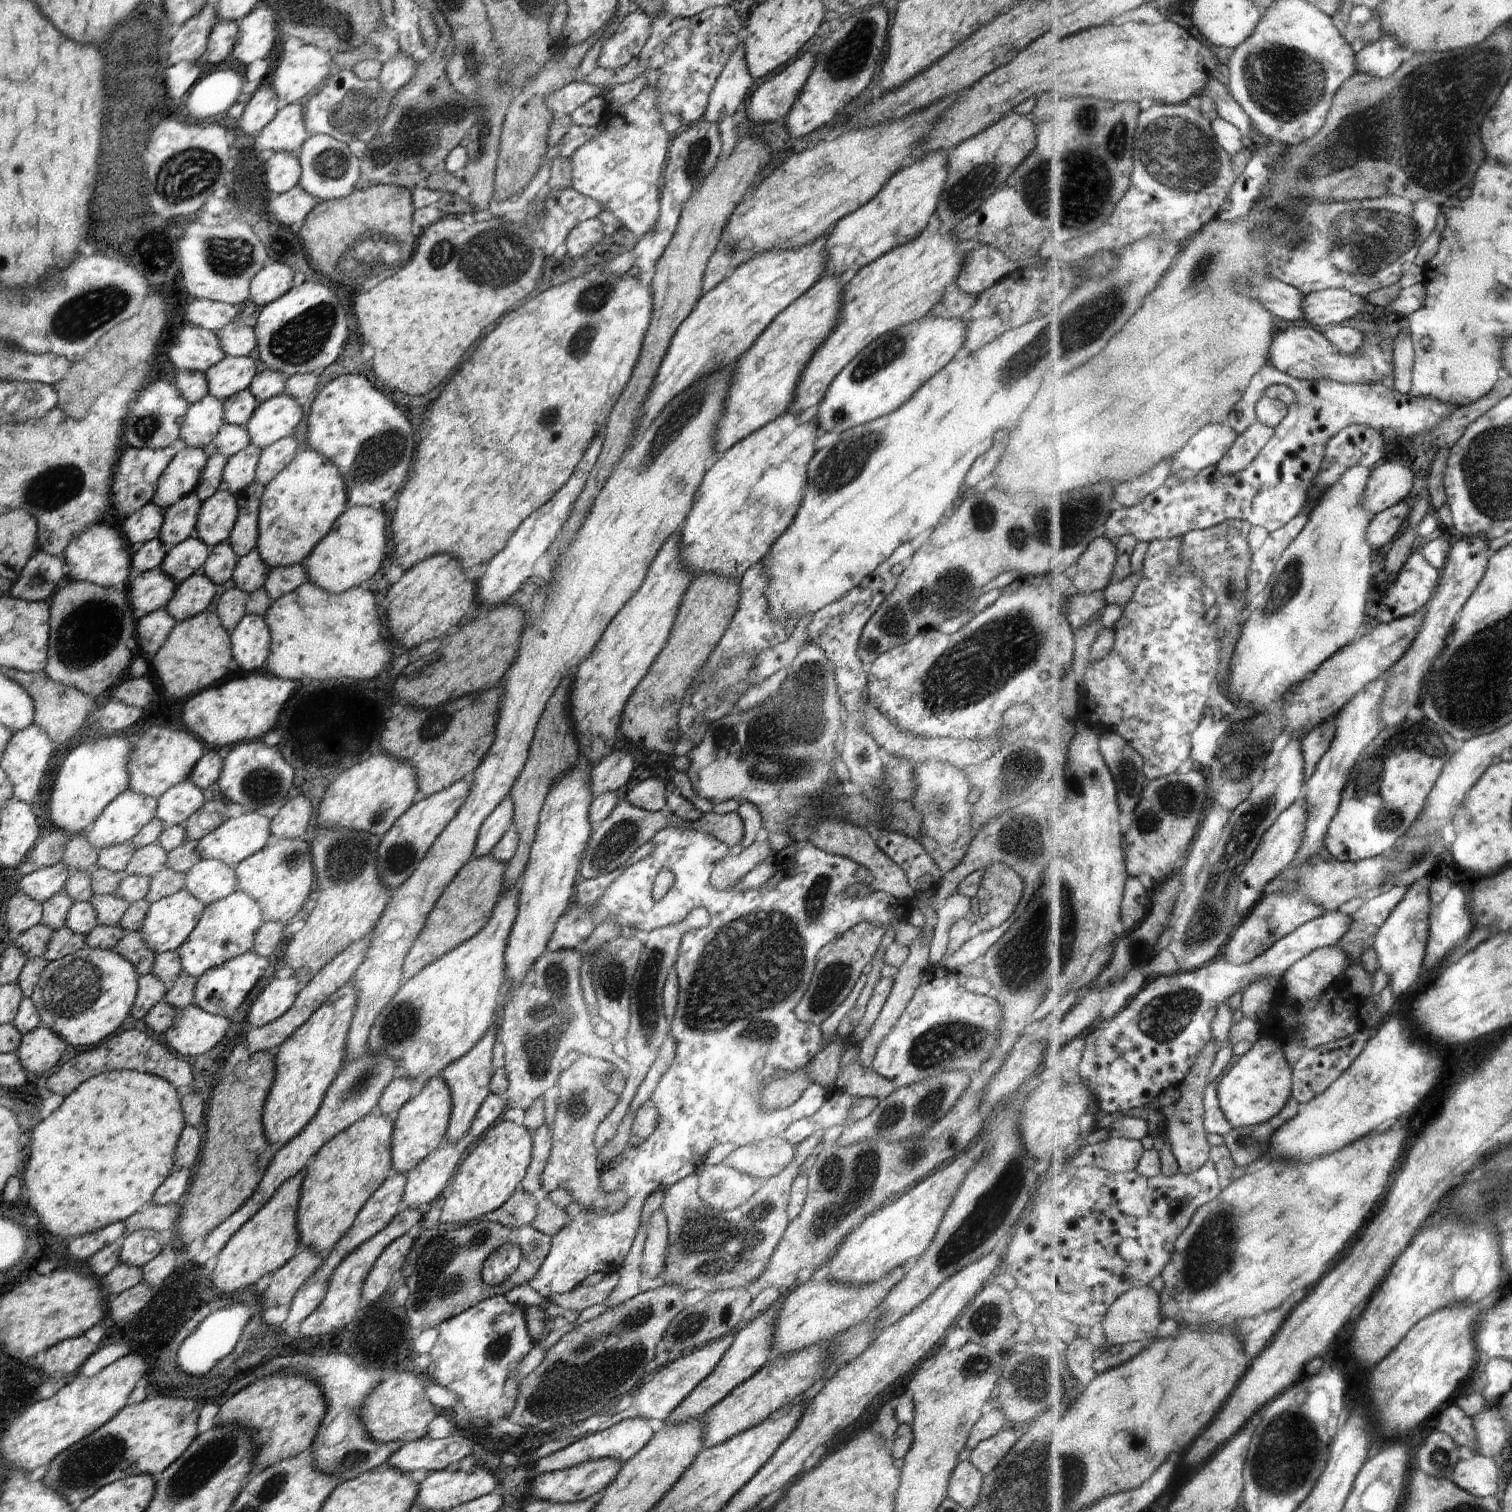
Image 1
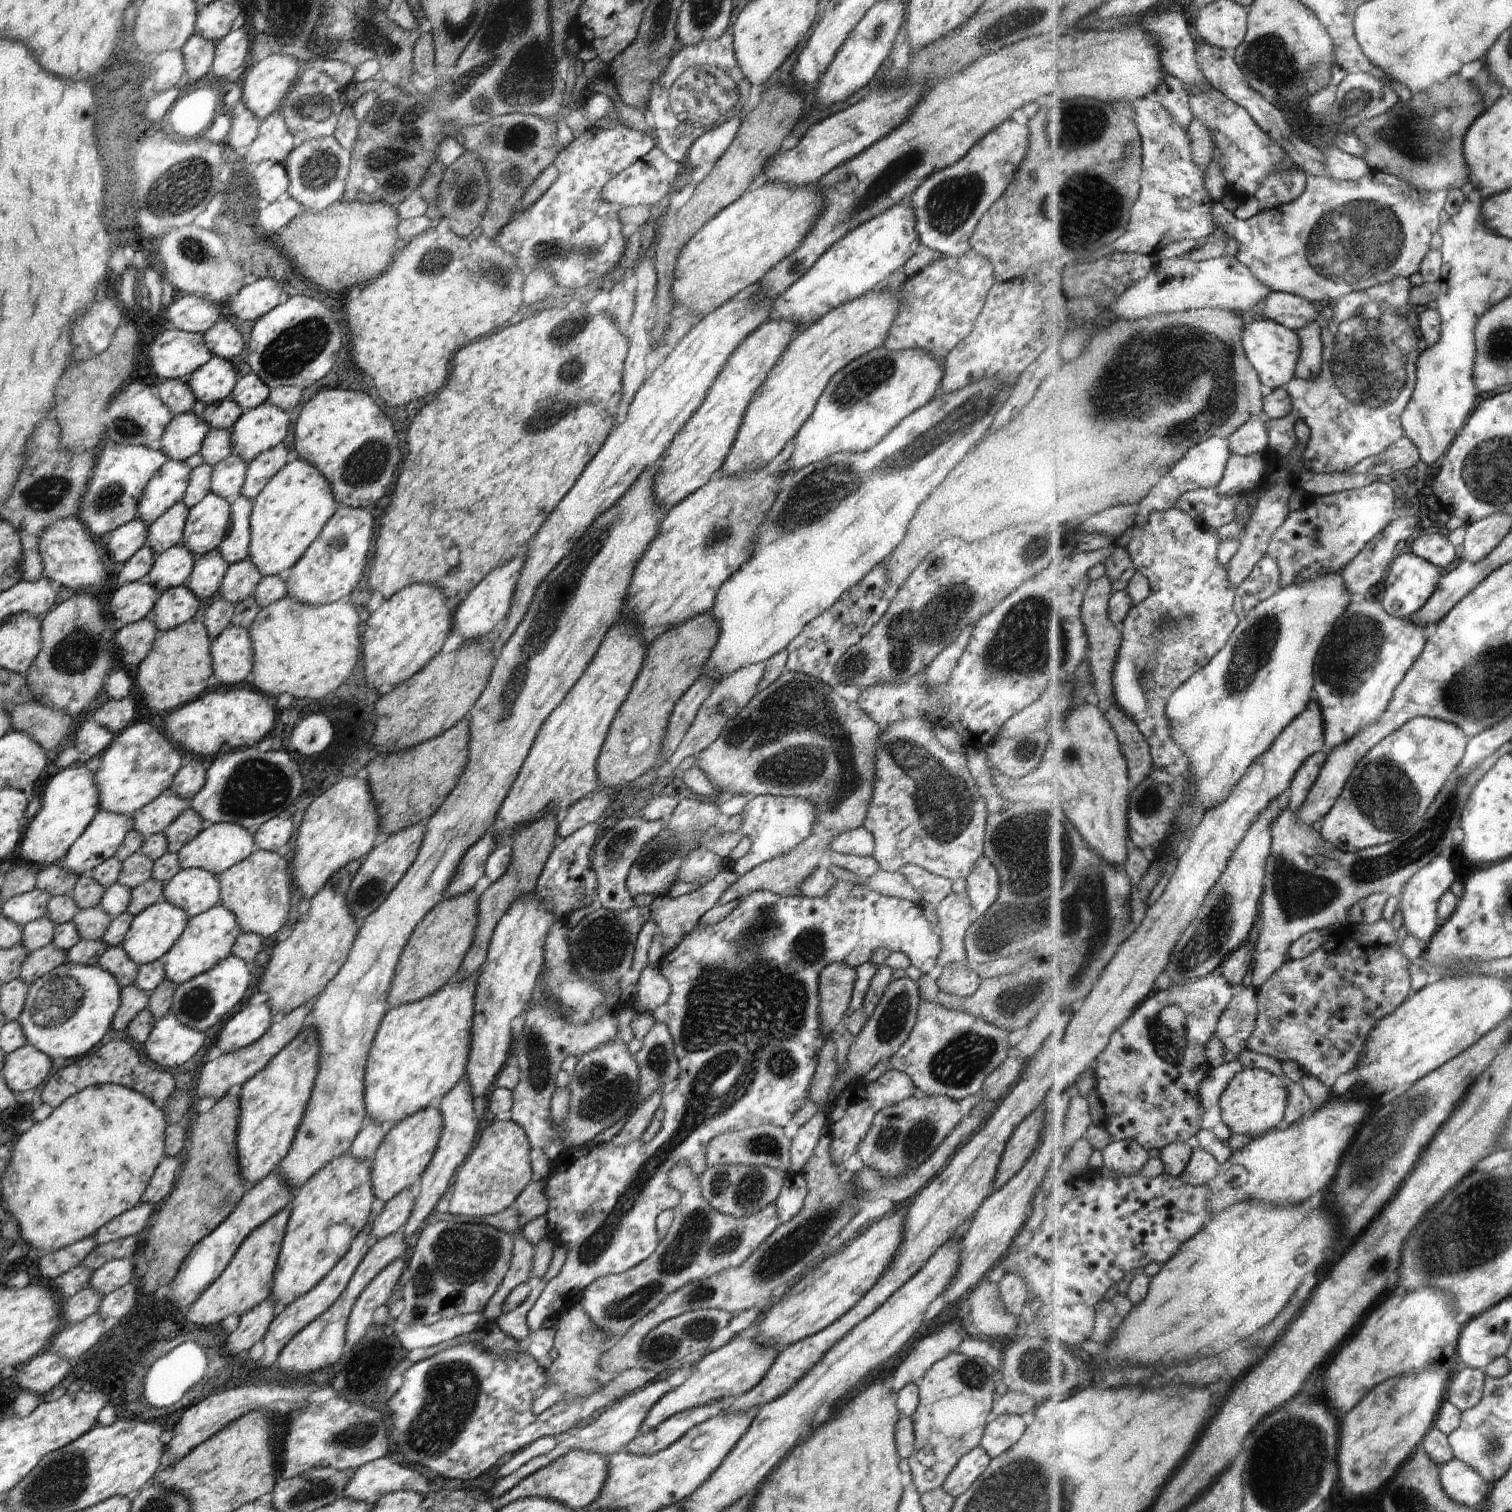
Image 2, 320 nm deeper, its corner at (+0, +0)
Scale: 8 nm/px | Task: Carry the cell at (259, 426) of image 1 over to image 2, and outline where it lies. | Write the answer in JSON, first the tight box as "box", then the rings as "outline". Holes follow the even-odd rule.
{"box":[227,401,289,463],"outline":[[[270,401],[259,404],[256,408],[244,411],[238,420],[227,431],[230,433],[232,455],[238,455],[247,463],[254,460],[259,454],[280,445],[288,434],[289,416],[281,408],[274,406]]]}

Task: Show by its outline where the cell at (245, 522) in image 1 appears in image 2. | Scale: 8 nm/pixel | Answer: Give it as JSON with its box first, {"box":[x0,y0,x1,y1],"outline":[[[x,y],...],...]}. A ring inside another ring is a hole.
{"box":[217,496,253,565],"outline":[[[238,496],[231,505],[231,525],[226,536],[217,546],[222,558],[231,565],[240,562],[249,556],[249,544],[251,541],[250,515],[253,500],[245,496]]]}

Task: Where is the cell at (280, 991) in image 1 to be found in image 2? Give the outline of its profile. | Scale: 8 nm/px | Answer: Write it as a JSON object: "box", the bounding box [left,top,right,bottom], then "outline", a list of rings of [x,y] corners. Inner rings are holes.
{"box":[217,1002,272,1055],"outline":[[[267,1002],[248,1005],[224,1024],[218,1034],[217,1047],[224,1055],[247,1047],[270,1028],[271,1022],[272,1013]]]}

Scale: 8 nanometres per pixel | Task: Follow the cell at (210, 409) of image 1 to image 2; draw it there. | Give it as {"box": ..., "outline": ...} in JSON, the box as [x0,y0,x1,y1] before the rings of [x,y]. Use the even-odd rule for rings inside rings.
{"box":[156,412,209,461],"outline":[[[193,412],[175,415],[165,426],[156,448],[169,459],[182,461],[199,454],[209,426]]]}

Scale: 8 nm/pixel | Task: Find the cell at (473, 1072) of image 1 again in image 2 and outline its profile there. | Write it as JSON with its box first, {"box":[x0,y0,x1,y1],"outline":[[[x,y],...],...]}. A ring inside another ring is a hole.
{"box":[401,1075,478,1238],"outline":[[[464,1075],[452,1090],[449,1090],[440,1100],[439,1111],[442,1115],[443,1127],[440,1140],[436,1145],[434,1156],[428,1163],[426,1170],[421,1174],[420,1192],[416,1197],[411,1215],[401,1228],[405,1238],[412,1236],[414,1232],[418,1232],[422,1228],[422,1222],[426,1220],[435,1210],[438,1200],[447,1192],[452,1185],[456,1169],[465,1161],[465,1158],[473,1149],[474,1140],[476,1140],[476,1131],[478,1125],[476,1123],[476,1114],[474,1113],[474,1101],[467,1076]]]}

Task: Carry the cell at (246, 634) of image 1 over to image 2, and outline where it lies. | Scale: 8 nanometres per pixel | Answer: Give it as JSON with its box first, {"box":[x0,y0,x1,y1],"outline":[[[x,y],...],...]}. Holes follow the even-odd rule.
{"box":[211,624,253,686],"outline":[[[231,624],[211,644],[214,686],[236,686],[249,680],[253,648],[249,630]]]}

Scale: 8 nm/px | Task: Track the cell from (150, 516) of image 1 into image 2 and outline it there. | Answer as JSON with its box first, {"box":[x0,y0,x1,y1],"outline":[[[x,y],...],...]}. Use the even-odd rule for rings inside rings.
{"box":[106,519,149,569],"outline":[[[134,519],[115,528],[106,542],[107,562],[117,569],[146,545],[149,524]]]}

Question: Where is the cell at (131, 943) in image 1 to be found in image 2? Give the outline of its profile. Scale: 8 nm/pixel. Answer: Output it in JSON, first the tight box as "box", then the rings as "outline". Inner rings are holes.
{"box":[97,946,139,989],"outline":[[[121,946],[109,947],[98,958],[97,964],[116,978],[121,989],[133,984],[139,969],[139,966],[133,960],[130,960]]]}

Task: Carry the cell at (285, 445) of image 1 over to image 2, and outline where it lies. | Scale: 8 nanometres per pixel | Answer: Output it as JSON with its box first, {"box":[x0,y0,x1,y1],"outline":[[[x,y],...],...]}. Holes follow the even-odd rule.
{"box":[240,444,288,500],"outline":[[[280,444],[251,460],[247,464],[245,481],[240,489],[241,495],[254,500],[268,481],[286,466],[288,462],[286,456],[288,456],[288,450]]]}

